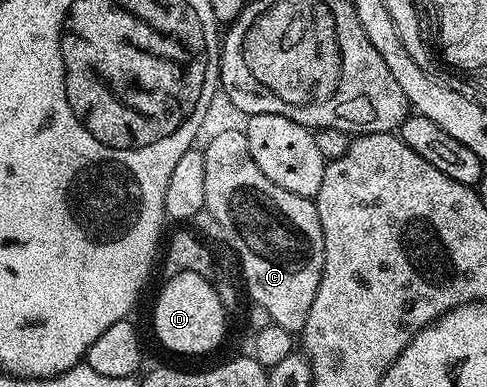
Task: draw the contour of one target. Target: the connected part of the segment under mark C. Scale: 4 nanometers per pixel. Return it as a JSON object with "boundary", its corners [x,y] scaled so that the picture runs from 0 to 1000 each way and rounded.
{"boundary":[[[497,333],[458,336],[437,349],[415,390],[421,403],[421,543],[474,612],[474,636],[491,654],[499,718],[515,757],[513,778],[544,796],[563,840],[600,858],[620,855],[626,827],[634,827],[634,796],[643,796],[643,765],[651,765],[667,682],[667,620],[645,519],[602,496],[585,496],[585,486],[569,486],[569,475],[561,475],[561,465],[552,465],[552,455],[528,434],[511,393],[507,349]]]}

